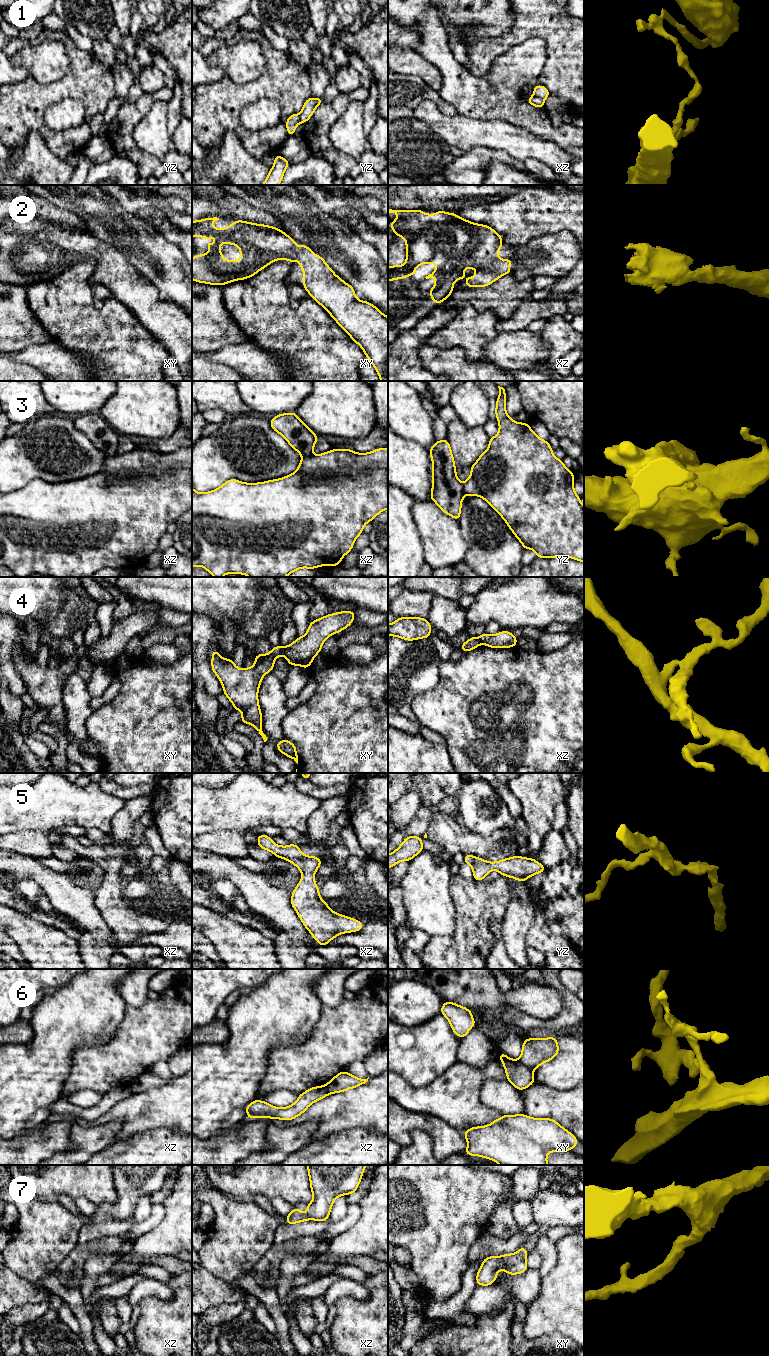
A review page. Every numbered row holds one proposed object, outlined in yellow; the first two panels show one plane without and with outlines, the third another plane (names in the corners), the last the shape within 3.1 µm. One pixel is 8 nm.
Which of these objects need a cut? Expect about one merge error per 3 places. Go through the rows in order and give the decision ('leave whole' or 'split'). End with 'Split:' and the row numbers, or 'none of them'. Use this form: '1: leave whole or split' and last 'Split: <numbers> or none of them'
1: split
2: leave whole
3: split
4: split
5: leave whole
6: split
7: leave whole
Split: 1, 3, 4, 6

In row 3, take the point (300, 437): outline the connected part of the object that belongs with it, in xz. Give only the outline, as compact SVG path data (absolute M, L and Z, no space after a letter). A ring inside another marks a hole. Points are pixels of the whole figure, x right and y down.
M295 412L278 414L269 423L300 455L313 455L314 445L319 438Z

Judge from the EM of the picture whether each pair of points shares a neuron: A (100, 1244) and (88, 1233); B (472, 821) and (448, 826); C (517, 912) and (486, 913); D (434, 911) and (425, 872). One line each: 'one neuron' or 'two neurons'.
A: two neurons
B: two neurons
C: two neurons
D: one neuron

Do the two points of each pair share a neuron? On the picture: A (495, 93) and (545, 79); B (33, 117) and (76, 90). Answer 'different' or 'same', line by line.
A: different
B: same

